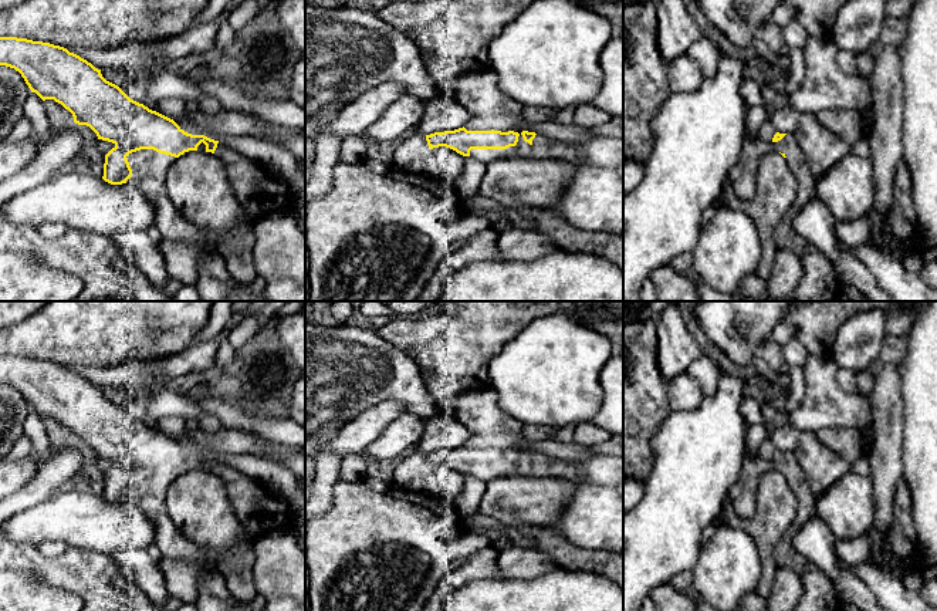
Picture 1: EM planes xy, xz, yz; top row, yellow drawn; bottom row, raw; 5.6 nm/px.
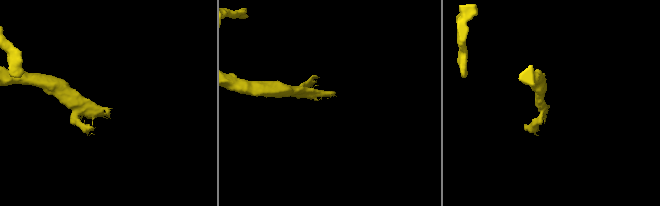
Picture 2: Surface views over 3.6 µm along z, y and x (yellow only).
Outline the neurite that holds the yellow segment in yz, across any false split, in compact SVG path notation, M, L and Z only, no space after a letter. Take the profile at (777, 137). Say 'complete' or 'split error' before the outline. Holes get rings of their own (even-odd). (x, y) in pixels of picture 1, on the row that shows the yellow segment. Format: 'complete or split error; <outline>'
split error; M777 132L771 142L760 136L745 135L741 155L728 173L734 193L743 200L751 200L757 193L757 173L761 159L777 151L788 162L798 180L798 195L794 205L778 223L774 239L778 249L794 253L804 267L804 277L794 291L794 301L835 301L842 293L833 264L812 243L801 237L794 229L794 219L808 200L815 198L815 183L804 151L794 134Z

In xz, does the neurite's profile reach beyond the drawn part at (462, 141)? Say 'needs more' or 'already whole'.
needs more

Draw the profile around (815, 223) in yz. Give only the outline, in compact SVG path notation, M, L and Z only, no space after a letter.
M816 196L794 219L795 232L829 257L842 290L853 287L870 301L893 301L877 284L869 269L852 253L838 249L836 219Z

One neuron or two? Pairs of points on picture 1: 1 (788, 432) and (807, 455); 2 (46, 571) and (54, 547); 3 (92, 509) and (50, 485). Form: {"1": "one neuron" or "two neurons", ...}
{"1": "two neurons", "2": "two neurons", "3": "two neurons"}

